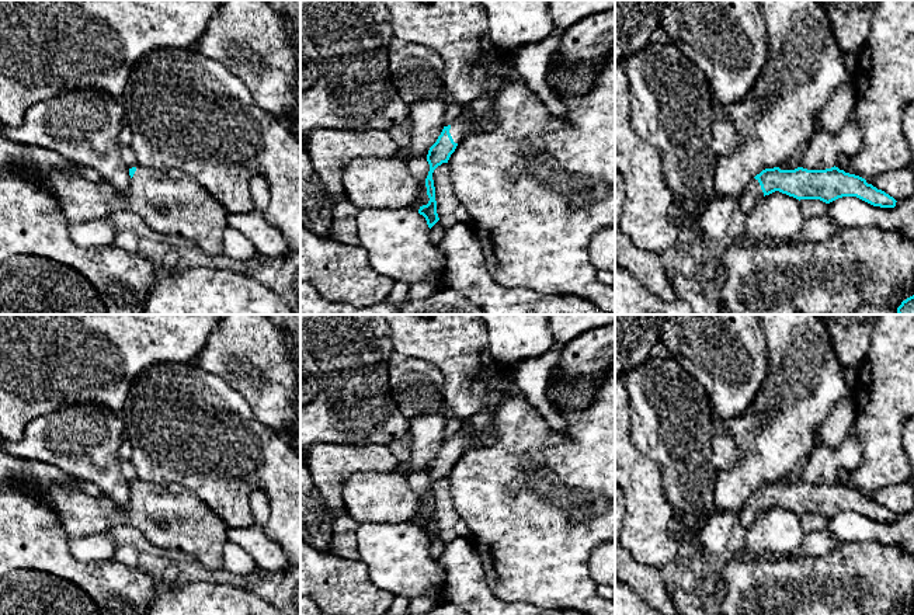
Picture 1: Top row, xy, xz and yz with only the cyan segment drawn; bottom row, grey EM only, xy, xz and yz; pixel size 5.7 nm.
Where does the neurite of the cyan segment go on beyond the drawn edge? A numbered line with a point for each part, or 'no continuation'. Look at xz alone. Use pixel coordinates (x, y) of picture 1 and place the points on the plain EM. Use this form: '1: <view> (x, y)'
1: xz (480, 427)

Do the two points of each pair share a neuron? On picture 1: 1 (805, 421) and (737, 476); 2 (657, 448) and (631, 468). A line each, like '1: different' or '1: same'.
1: same
2: different

